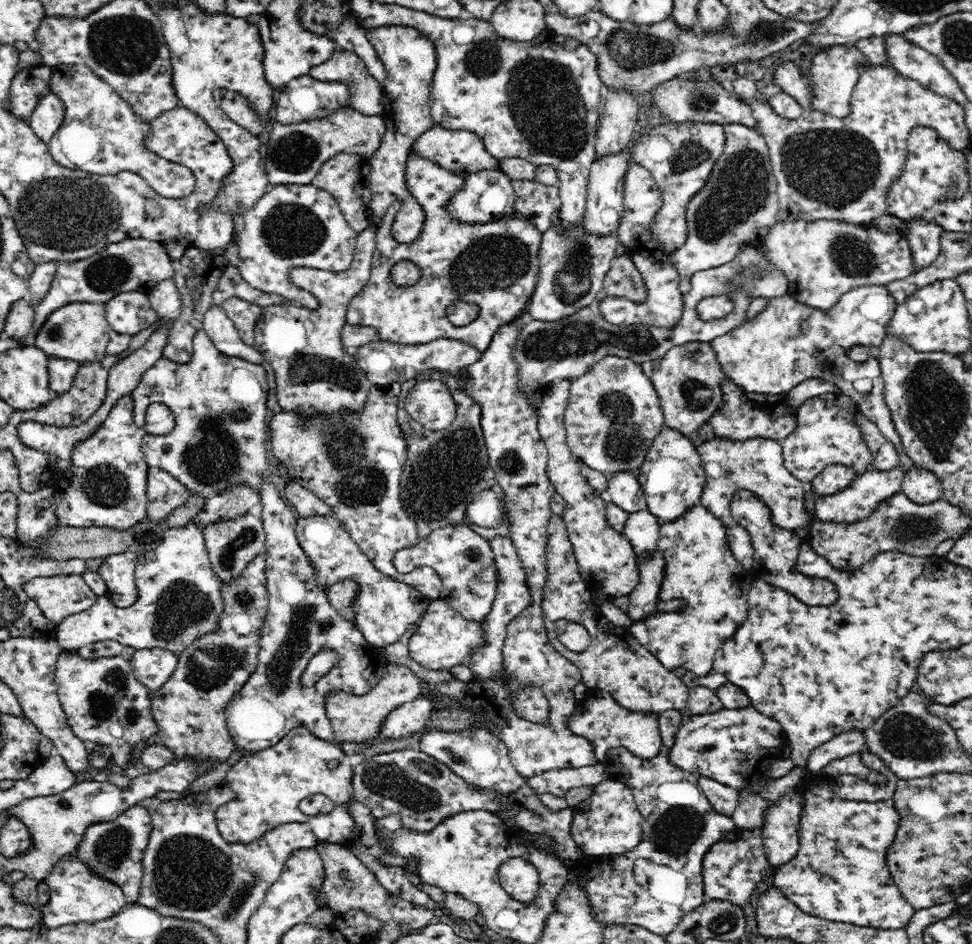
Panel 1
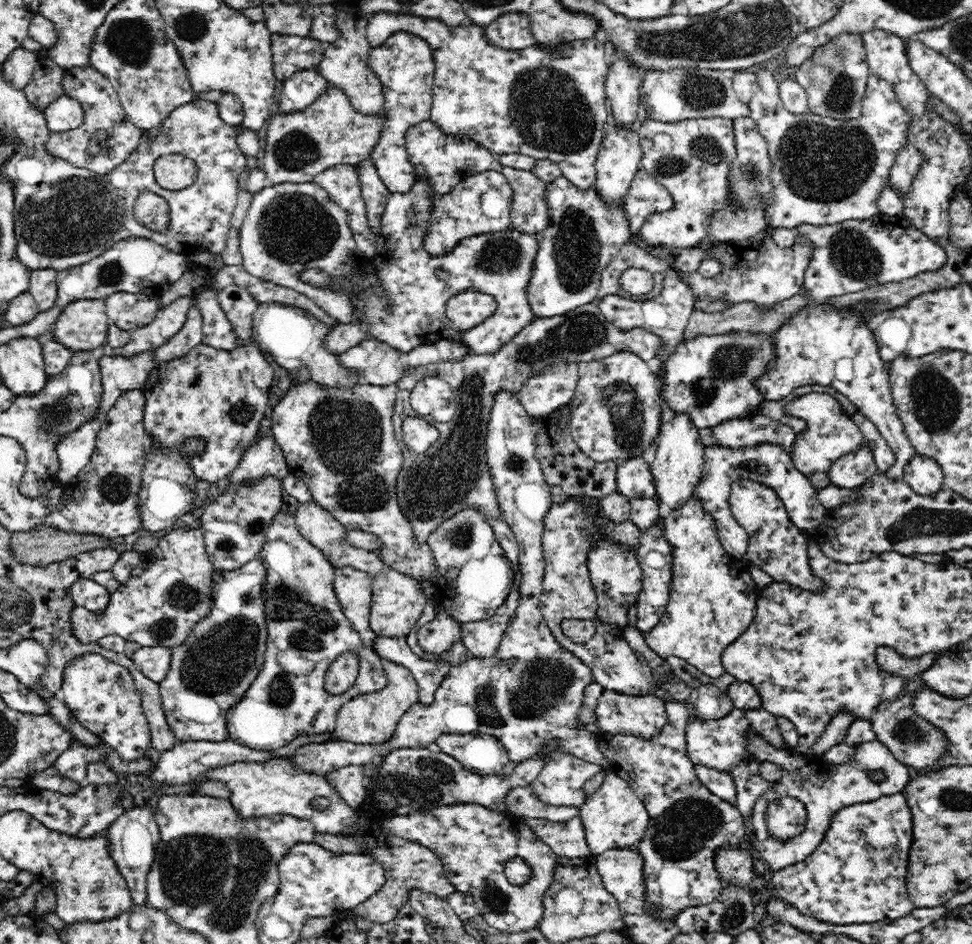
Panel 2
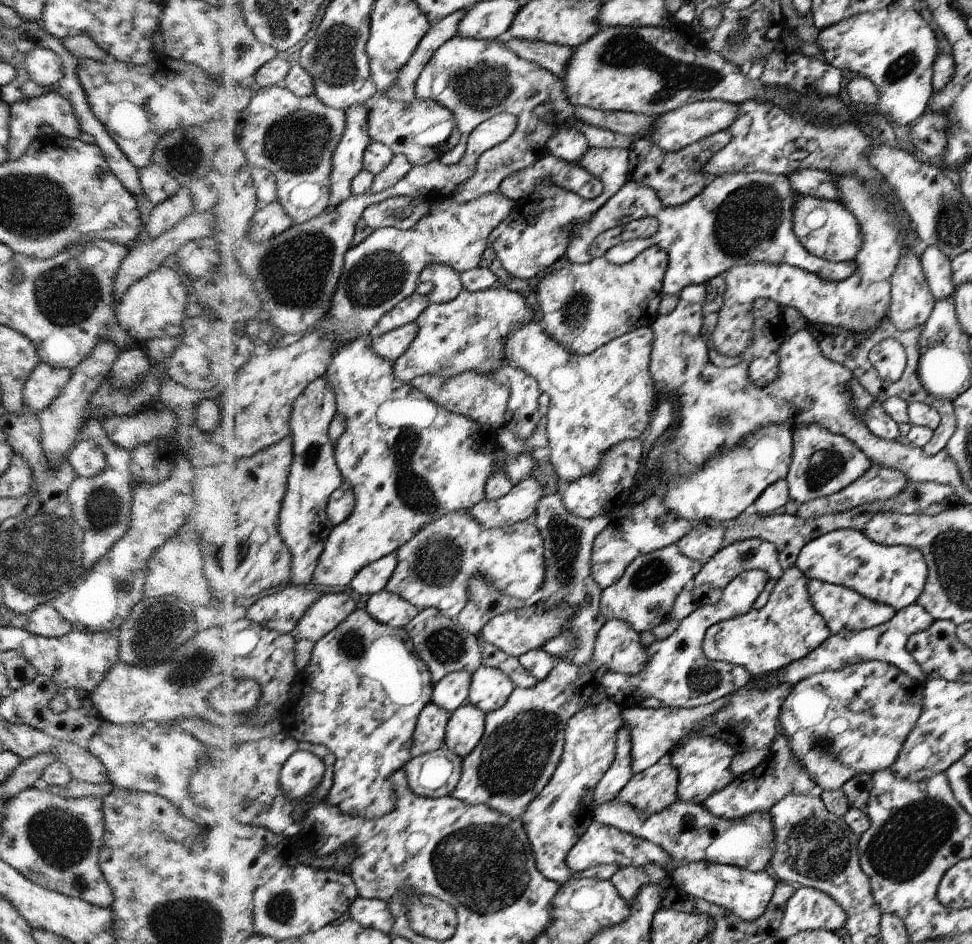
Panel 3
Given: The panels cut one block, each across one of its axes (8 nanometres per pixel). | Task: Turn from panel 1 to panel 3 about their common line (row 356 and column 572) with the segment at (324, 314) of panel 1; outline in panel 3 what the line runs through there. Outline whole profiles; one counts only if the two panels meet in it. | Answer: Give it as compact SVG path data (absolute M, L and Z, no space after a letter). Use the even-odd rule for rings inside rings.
M658 247L642 251L623 265L612 264L606 257L586 263L571 259L572 264L550 272L537 284L542 329L570 356L590 354L624 333L650 326L658 318L668 261L667 252Z

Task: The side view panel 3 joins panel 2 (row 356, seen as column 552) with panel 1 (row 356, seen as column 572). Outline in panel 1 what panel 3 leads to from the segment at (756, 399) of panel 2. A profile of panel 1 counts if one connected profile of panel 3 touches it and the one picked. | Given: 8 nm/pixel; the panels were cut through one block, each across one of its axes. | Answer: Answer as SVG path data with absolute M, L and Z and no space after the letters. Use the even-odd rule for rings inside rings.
M694 341L674 346L664 358L643 362L641 366L658 393L664 426L679 430L684 436L698 430L722 406L723 382L732 380L722 372L711 342Z

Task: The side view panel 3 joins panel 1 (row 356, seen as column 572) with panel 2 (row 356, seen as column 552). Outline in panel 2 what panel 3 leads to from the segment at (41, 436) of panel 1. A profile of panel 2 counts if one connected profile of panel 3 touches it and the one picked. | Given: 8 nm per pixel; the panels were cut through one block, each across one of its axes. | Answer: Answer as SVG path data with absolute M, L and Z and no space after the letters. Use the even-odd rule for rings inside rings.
M153 350L142 351L135 358L127 361L125 358L114 358L112 356L104 356L99 360L101 368L101 378L103 380L103 397L99 406L99 412L95 417L80 425L78 429L73 430L63 440L56 445L56 452L59 455L60 470L58 472L58 483L61 485L68 484L75 476L80 474L80 471L89 463L92 458L94 448L96 448L96 436L102 422L108 414L108 410L114 406L117 398L128 390L142 389L142 386L147 382L150 371L157 365L157 360Z

